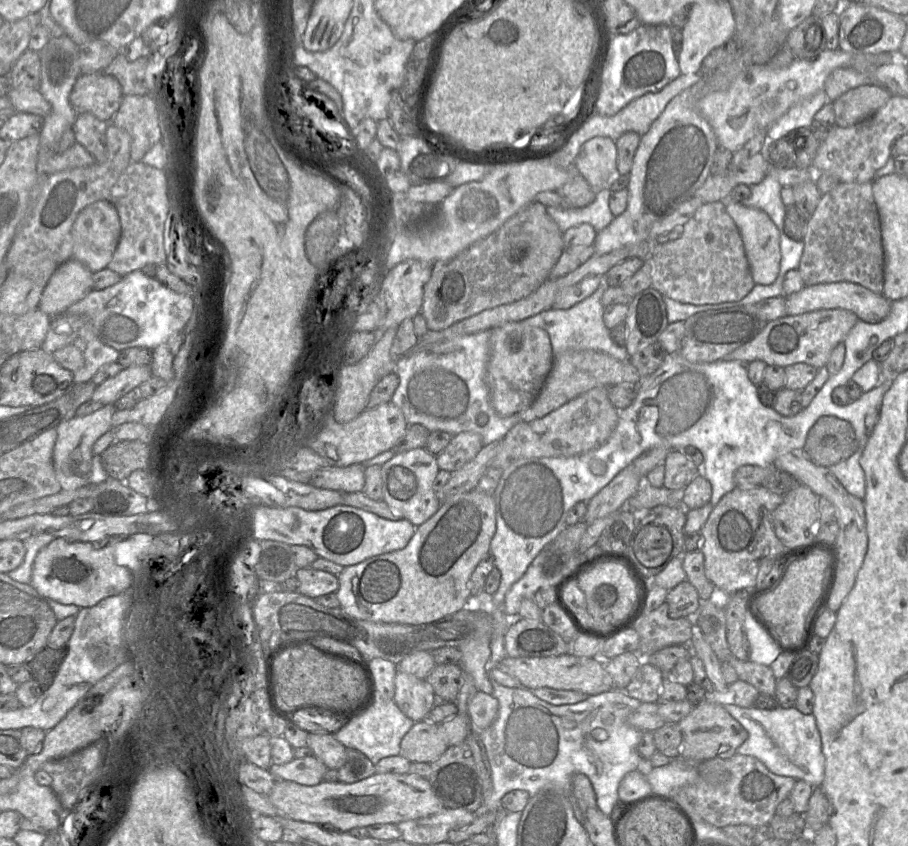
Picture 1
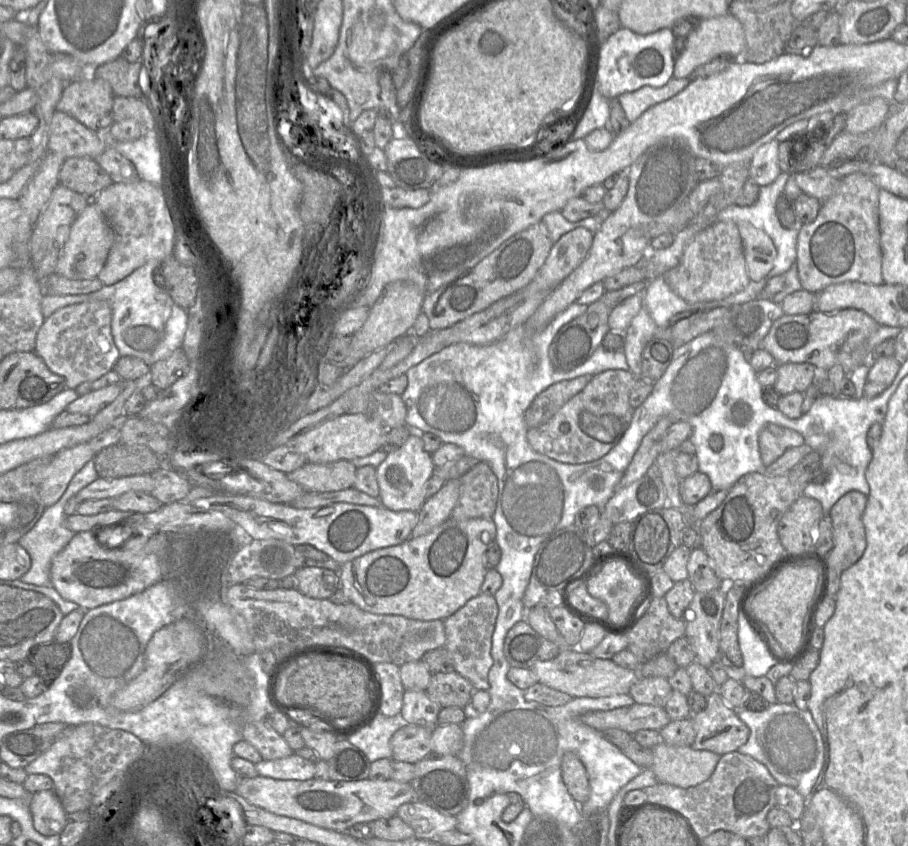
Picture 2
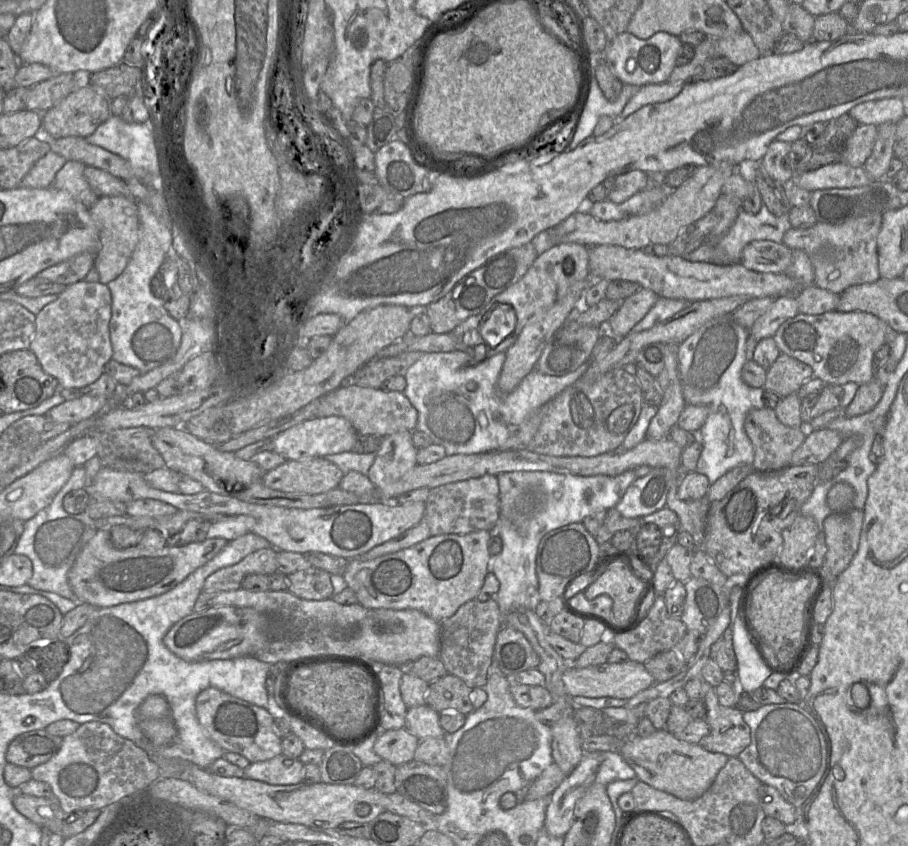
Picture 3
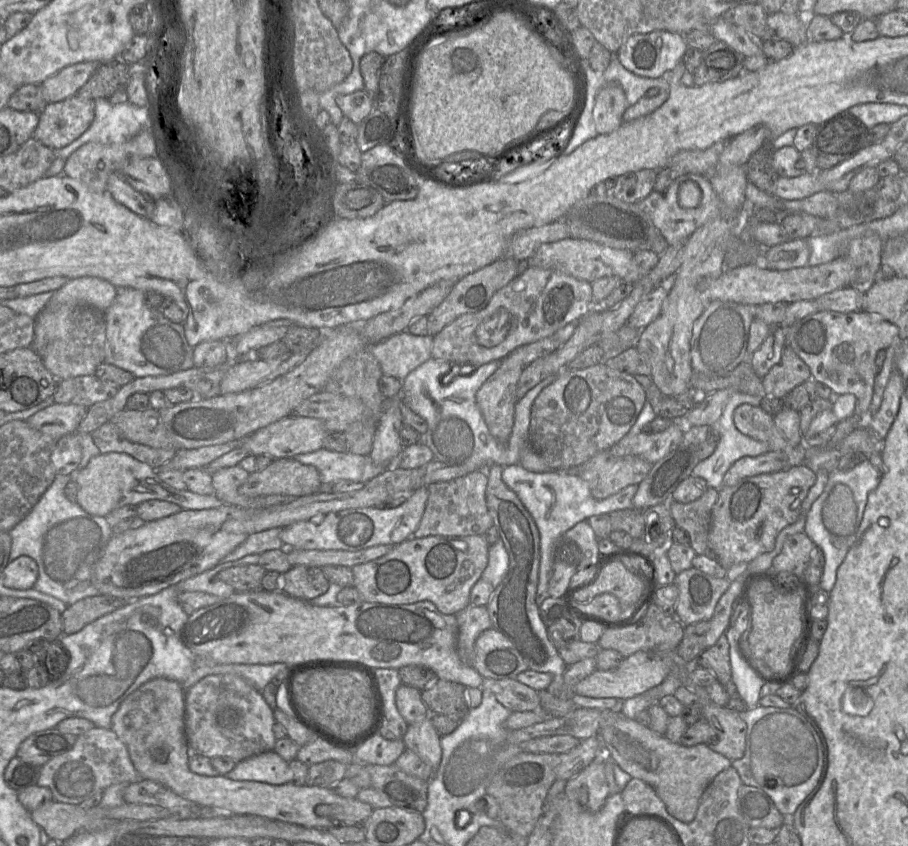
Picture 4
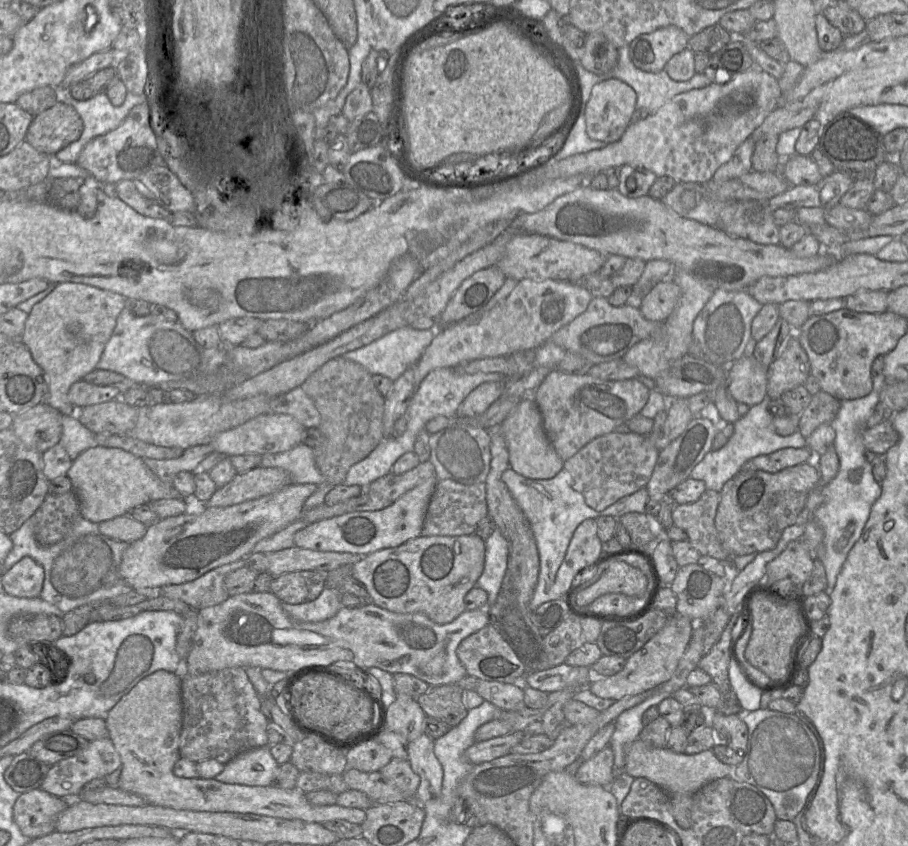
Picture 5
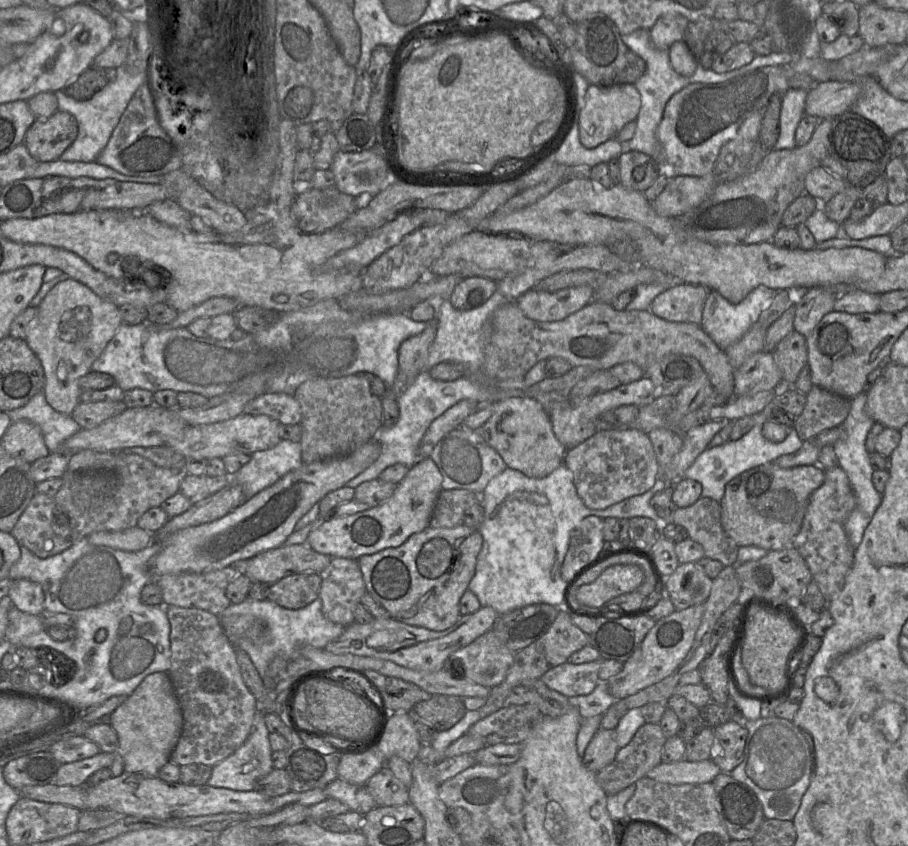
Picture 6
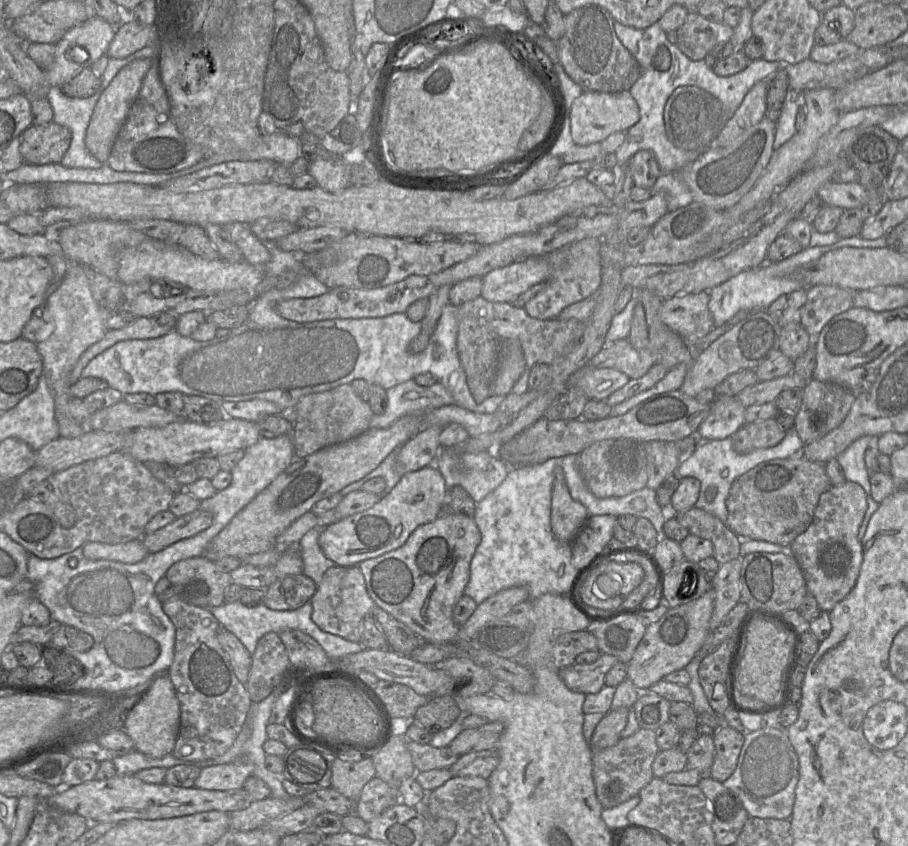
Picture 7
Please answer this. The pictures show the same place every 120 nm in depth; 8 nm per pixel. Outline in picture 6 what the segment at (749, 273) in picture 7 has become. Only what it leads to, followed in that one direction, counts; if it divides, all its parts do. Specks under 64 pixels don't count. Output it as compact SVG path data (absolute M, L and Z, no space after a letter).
M758 286L752 290L741 302L731 303L718 291L709 290L703 307L701 328L722 349L737 342L755 323L761 313L765 311L773 301L777 291L765 286Z

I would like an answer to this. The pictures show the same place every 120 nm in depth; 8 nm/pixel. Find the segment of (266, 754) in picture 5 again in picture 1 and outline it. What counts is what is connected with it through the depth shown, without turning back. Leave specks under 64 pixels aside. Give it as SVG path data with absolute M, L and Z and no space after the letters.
M316 756L294 758L282 765L271 765L270 773L278 778L293 781L304 786L314 786L324 780L326 765Z

